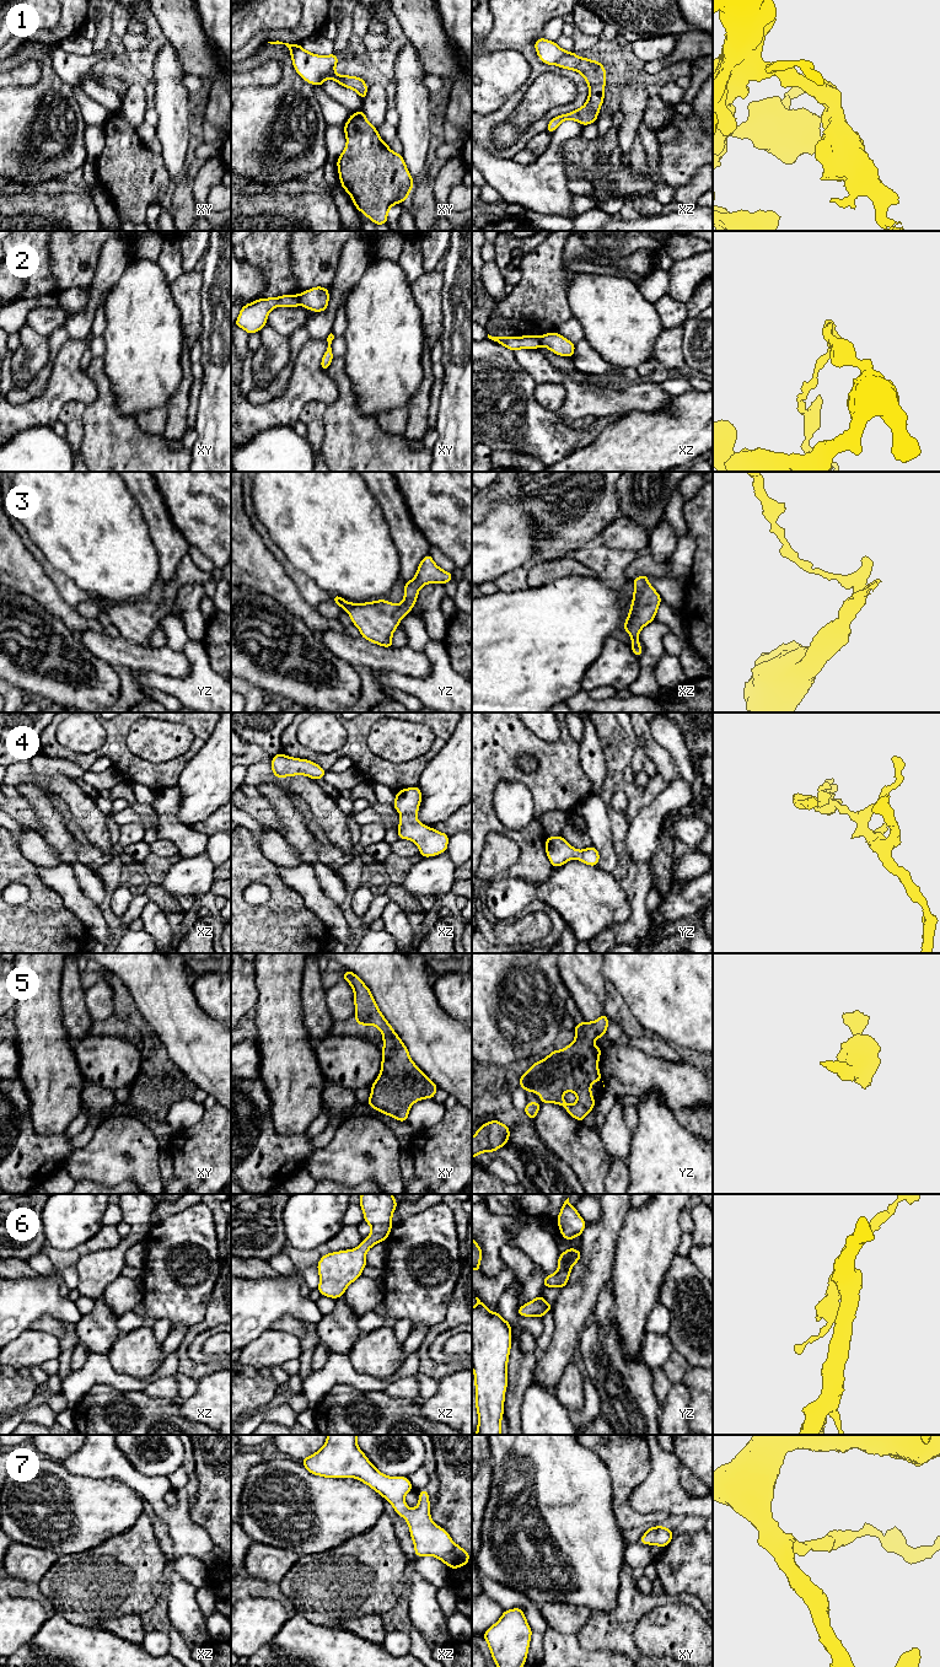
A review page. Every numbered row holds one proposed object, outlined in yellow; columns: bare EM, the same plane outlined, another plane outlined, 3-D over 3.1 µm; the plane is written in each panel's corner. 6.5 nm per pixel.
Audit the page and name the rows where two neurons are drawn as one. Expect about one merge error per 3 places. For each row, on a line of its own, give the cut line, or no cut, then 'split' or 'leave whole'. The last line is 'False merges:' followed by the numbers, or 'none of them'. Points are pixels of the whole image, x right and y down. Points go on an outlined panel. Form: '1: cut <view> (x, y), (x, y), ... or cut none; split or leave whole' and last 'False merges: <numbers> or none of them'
1: cut xy (333, 69), (328, 70), (315, 84); split
2: cut xy (297, 295), (300, 304); split
3: cut none; leave whole
4: cut none; leave whole
5: cut none; leave whole
6: cut none; leave whole
7: cut none; leave whole
False merges: 1, 2

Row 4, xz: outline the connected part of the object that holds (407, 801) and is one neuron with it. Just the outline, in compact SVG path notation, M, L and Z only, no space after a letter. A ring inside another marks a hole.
M418 786L397 791L392 806L401 813L398 839L408 839L415 843L421 857L446 853L450 835L417 821L420 802L421 790Z

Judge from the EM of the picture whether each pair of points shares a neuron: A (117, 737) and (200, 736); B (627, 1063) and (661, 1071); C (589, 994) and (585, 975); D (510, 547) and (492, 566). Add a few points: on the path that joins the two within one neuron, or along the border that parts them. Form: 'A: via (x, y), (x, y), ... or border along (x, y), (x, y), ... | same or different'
A: via (130, 762), (138, 769), (171, 769), (182, 759) | same
B: via (635, 1071), (653, 1071) | same
C: via (587, 989), (585, 980) | same
D: via (505, 552), (495, 562) | same

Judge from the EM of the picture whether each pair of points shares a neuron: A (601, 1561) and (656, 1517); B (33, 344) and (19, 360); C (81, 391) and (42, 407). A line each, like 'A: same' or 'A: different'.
A: different
B: different
C: same

